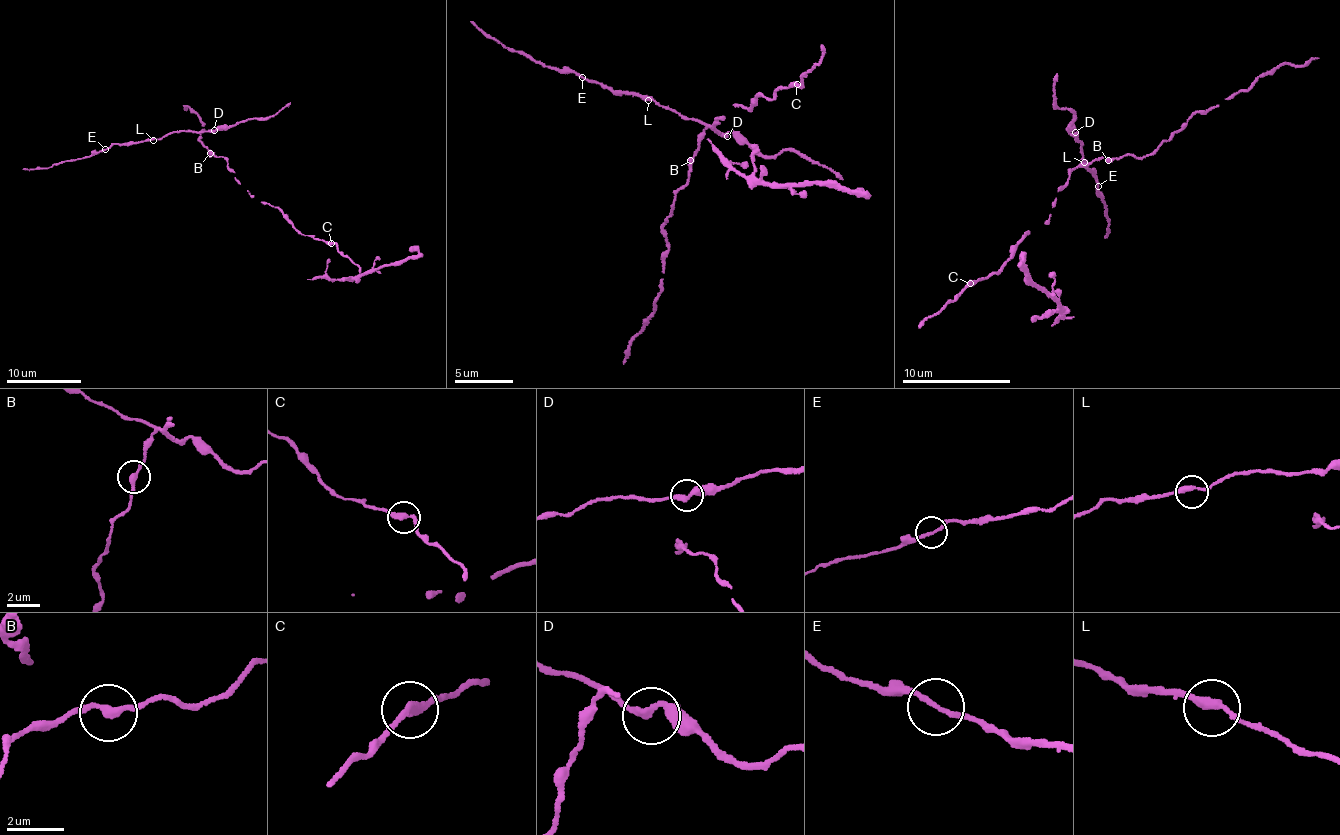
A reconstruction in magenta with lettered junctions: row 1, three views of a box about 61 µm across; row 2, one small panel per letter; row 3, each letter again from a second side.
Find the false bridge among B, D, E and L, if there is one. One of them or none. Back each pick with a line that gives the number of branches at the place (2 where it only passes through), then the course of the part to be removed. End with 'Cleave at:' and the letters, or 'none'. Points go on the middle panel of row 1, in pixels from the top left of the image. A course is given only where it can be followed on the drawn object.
Cleave at: none

